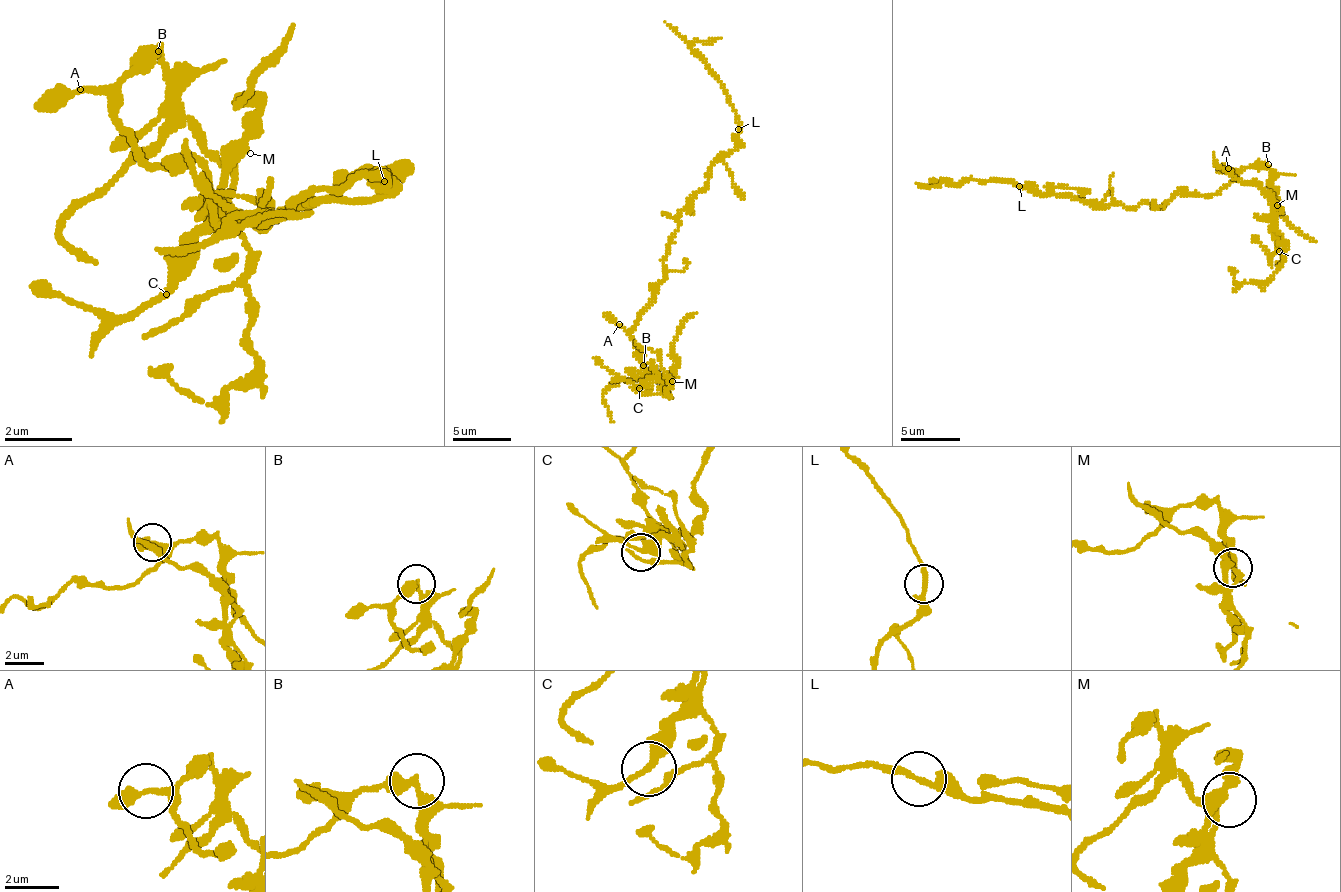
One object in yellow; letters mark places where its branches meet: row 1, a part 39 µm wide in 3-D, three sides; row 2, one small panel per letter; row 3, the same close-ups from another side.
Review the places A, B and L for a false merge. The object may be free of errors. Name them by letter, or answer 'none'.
B

